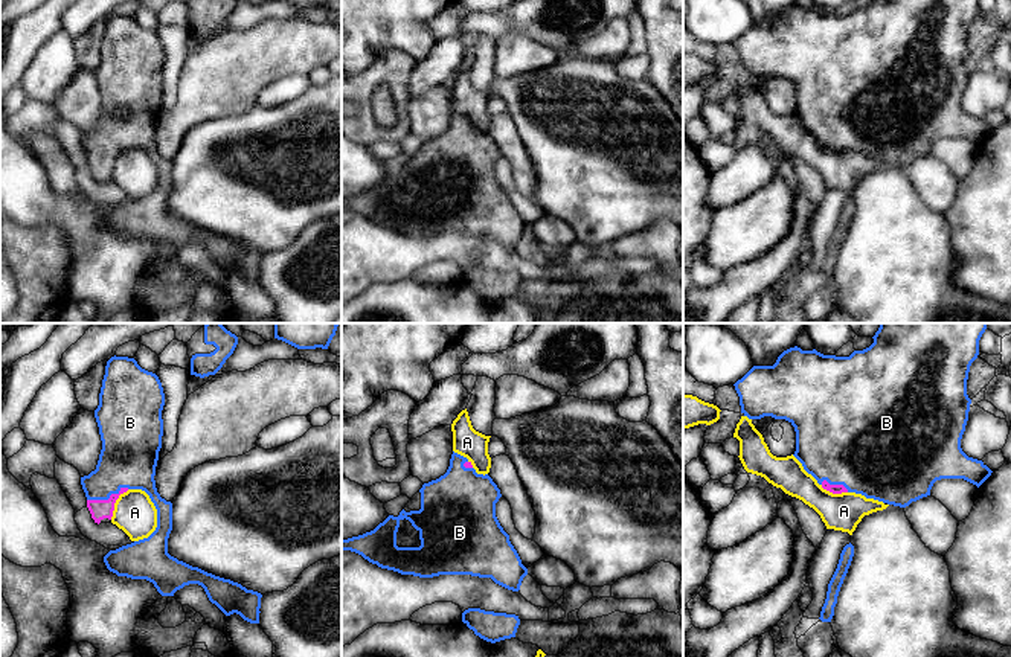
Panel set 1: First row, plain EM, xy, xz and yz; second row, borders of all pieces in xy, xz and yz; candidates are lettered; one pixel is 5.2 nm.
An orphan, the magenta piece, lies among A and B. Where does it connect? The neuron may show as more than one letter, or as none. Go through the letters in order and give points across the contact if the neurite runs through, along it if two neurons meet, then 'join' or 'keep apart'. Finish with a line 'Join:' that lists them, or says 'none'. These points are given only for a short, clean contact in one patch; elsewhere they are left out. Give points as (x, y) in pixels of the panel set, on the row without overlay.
A: along xy (128, 148), (116, 159), (110, 177) | keep apart
B: across xy (99, 168), (109, 157), (109, 139), (128, 116) | join
Join: B

